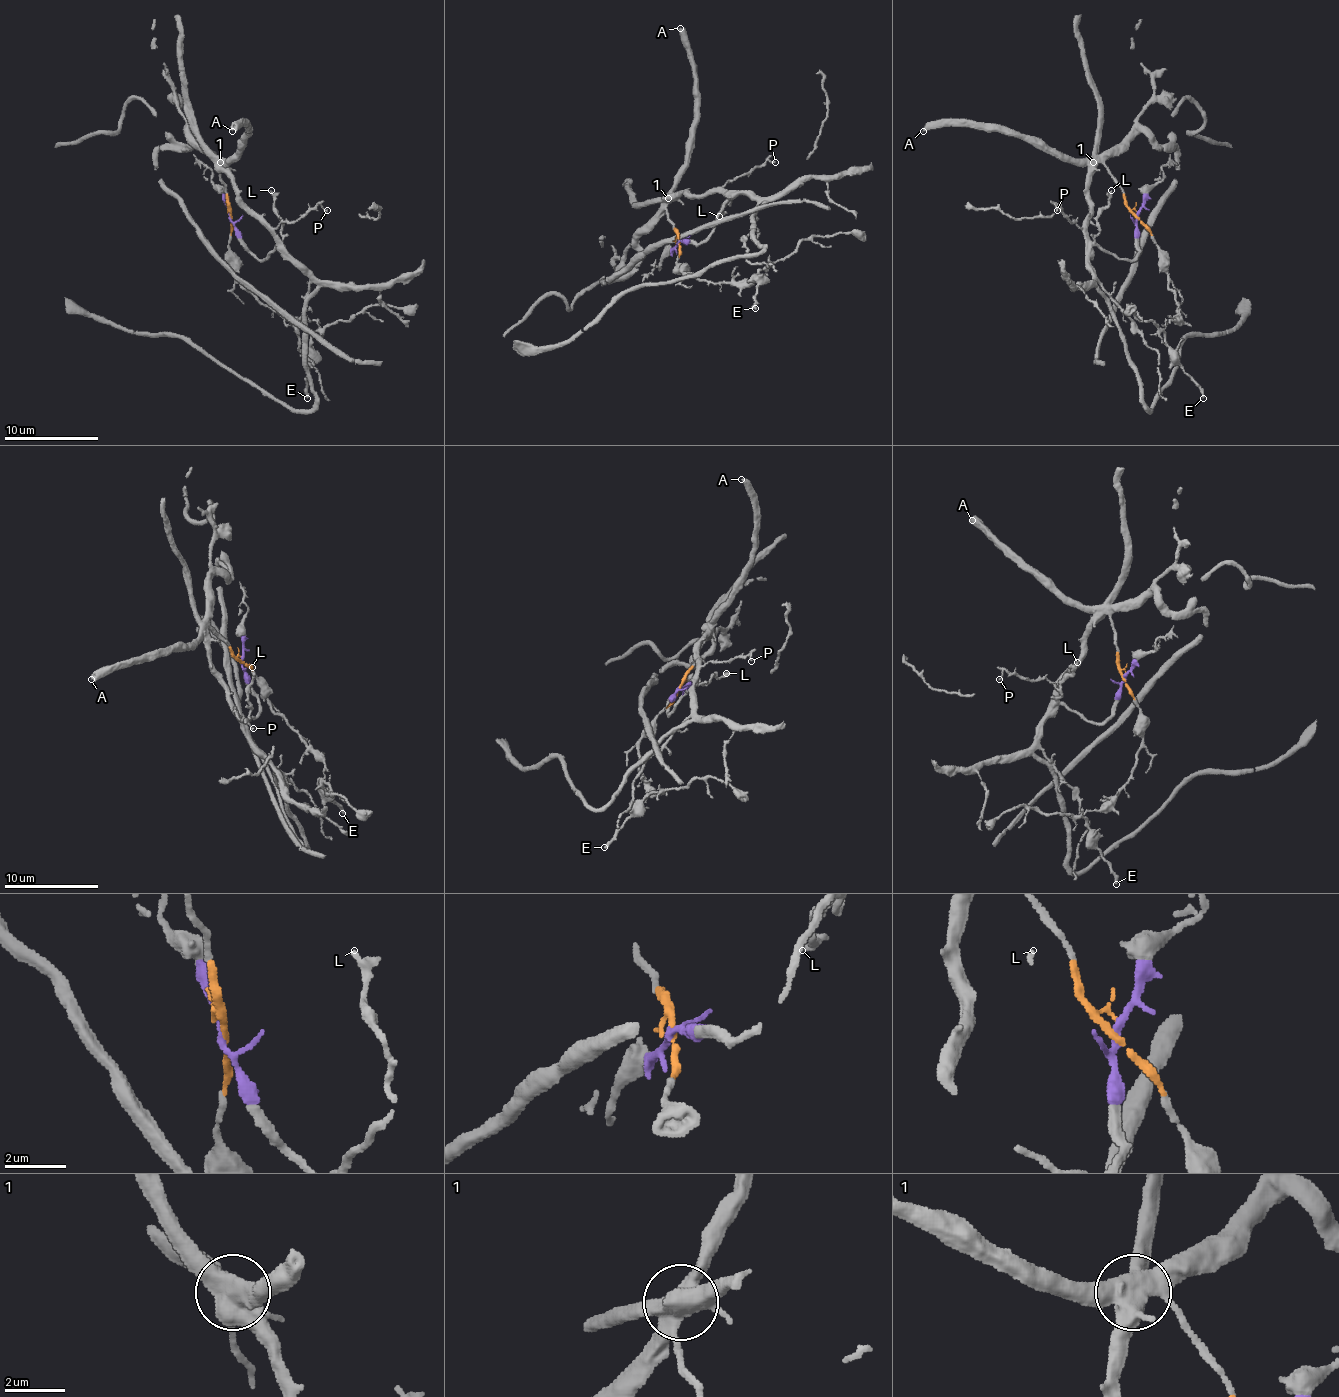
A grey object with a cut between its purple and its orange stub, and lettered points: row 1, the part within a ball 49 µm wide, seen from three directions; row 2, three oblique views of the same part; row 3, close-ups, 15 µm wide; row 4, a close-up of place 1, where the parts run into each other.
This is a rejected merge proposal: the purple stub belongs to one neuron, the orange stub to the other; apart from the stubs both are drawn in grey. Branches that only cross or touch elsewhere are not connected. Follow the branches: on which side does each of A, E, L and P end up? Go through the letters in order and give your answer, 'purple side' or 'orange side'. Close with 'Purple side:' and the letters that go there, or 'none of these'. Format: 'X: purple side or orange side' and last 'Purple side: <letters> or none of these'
A: orange side
E: orange side
L: purple side
P: purple side
Purple side: L, P

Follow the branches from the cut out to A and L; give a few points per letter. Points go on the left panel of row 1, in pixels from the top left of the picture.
A: (229, 215), (227, 190), (220, 178), (220, 162), (227, 162), (245, 140), (245, 126), (231, 131)
L: (229, 215), (236, 237), (259, 260), (266, 258), (283, 239), (281, 218), (271, 190)

